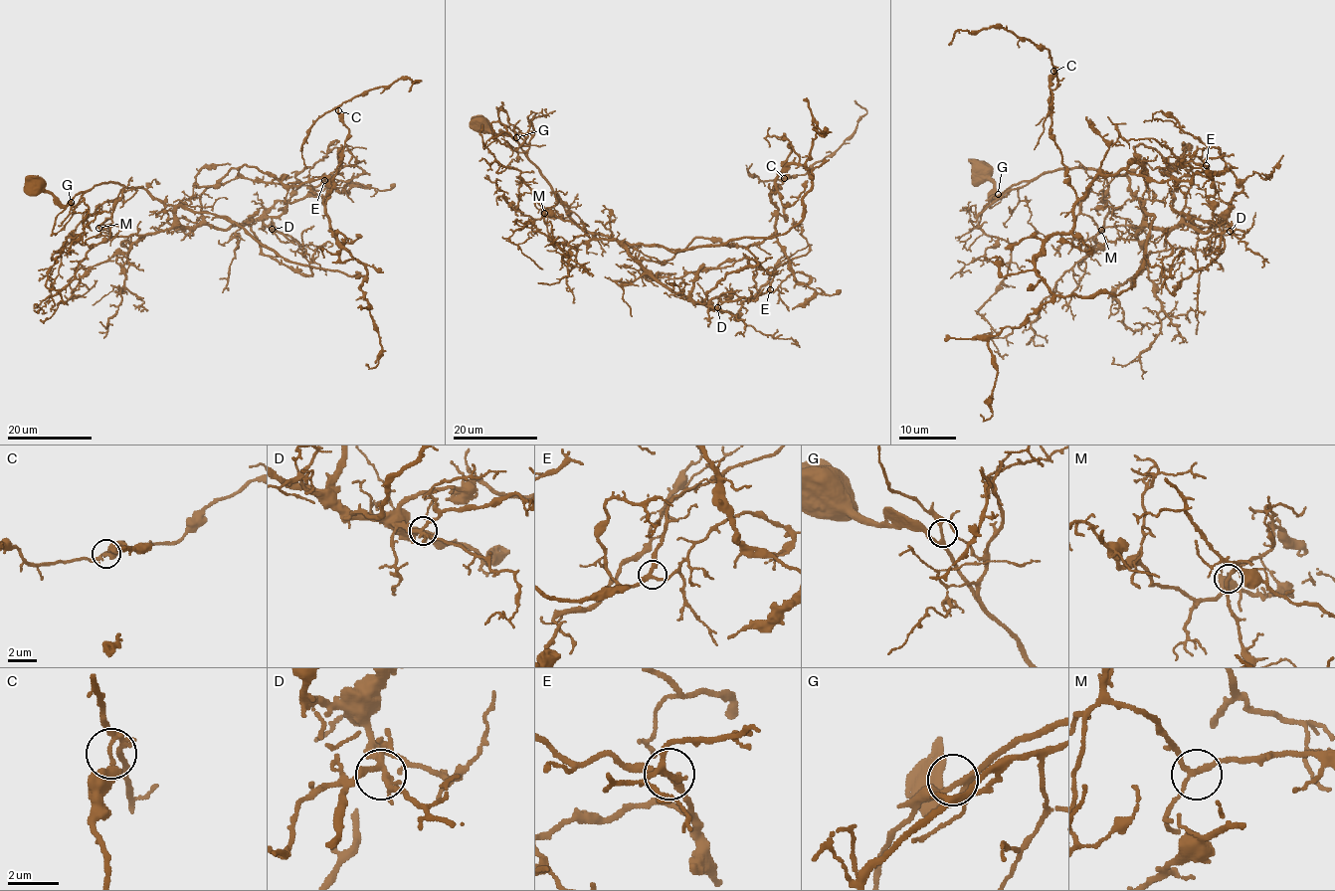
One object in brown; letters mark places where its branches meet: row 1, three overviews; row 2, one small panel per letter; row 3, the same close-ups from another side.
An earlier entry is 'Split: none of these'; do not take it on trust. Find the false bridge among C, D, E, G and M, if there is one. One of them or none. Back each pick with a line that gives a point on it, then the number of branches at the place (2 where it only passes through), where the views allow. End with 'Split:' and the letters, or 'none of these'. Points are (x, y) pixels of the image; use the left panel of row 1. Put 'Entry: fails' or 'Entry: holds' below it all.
C: (338, 110) | 3
Split: C
Entry: fails

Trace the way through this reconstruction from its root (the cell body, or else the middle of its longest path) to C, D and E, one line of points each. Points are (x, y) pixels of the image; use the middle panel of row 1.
C: (478, 123), (518, 143), (581, 228), (630, 244), (786, 234), (812, 174), (792, 163), (770, 195), (783, 178)
D: (478, 123), (511, 135), (565, 212), (581, 228), (617, 239), (669, 289), (717, 307)
E: (478, 123), (511, 135), (581, 228), (617, 239), (669, 289), (696, 302), (731, 292), (753, 297), (770, 289)

